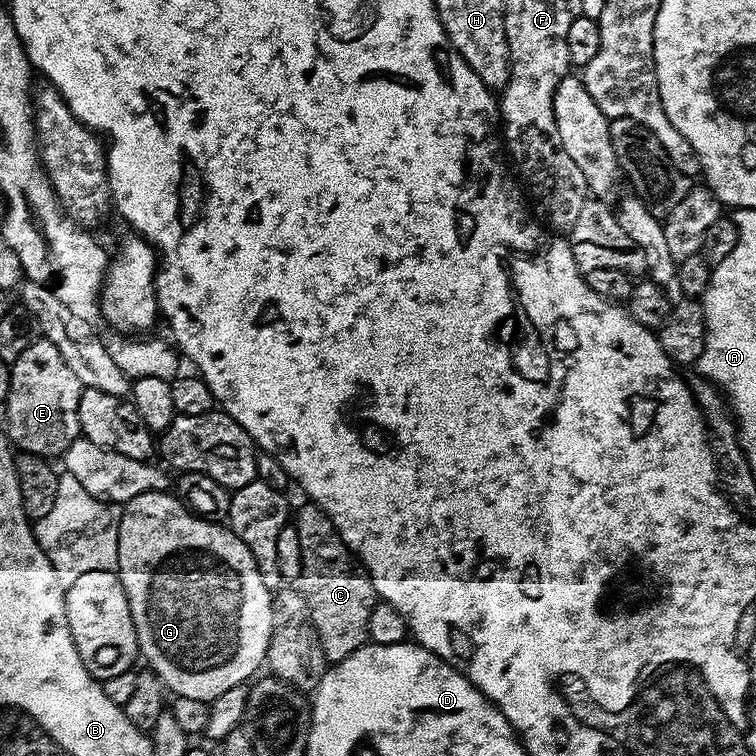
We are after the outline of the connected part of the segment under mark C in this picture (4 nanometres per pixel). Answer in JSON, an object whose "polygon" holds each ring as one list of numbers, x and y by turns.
{"polygon":[[304,502,297,512,295,509,294,524,295,520,296,540,300,543,300,572,304,575,305,582,308,583,308,609,324,651,324,659,328,662,345,660,347,656,354,654,354,650,369,643,368,623,370,622,370,610,378,602,376,591,372,581,368,579,368,573,354,563,352,549,336,533,336,527,333,526,332,520,319,506,311,502]]}

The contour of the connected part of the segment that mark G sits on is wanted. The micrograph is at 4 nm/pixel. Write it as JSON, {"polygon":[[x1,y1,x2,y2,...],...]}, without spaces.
{"polygon":[[171,491,143,492,138,494,138,498,123,505,118,530,118,562,115,571,126,590,130,614,134,618,136,641,140,643,139,655,143,659,144,656,148,659,147,667,156,673,156,677,164,683,165,689,169,693,211,702,214,698,218,698,218,694,226,694,226,690,230,690,230,686,238,686,251,681,261,671,259,668,262,668,268,659,268,647,272,633,273,593,266,586,266,582,262,582,262,574,258,570,250,550,227,527,189,512]]}

